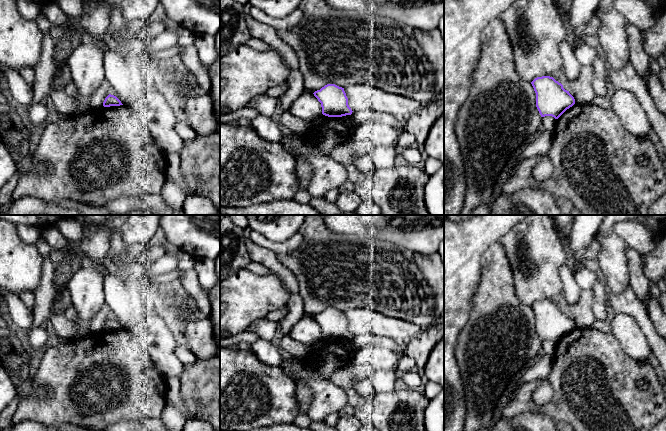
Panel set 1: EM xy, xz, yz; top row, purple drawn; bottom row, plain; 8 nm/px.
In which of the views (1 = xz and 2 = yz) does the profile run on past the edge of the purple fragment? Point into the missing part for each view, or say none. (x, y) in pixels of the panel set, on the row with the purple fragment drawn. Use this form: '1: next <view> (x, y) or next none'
1: next none
2: next none

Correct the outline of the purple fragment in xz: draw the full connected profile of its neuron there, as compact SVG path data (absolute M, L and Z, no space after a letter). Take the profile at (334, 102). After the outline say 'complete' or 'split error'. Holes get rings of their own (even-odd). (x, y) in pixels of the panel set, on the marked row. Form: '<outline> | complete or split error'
M327 84L313 94L321 103L322 114L325 116L342 117L351 115L353 112L348 105L348 98L342 87Z | complete

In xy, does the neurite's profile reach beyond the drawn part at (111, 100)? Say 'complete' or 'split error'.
complete

